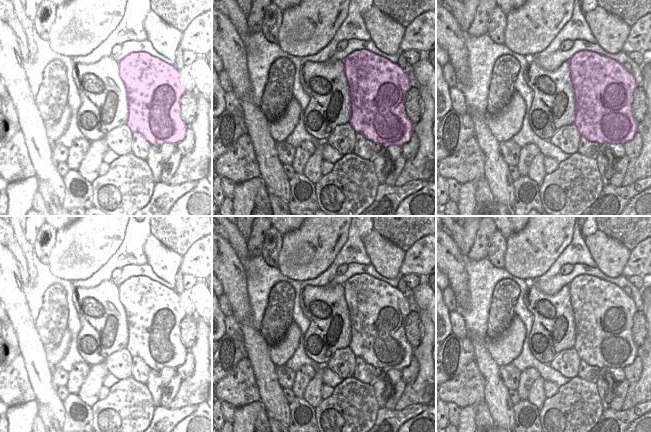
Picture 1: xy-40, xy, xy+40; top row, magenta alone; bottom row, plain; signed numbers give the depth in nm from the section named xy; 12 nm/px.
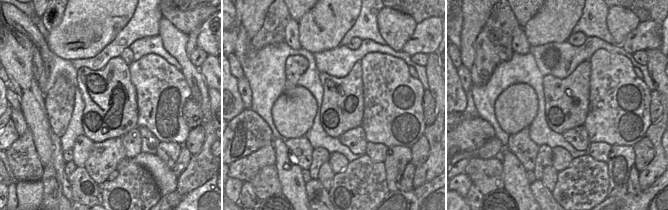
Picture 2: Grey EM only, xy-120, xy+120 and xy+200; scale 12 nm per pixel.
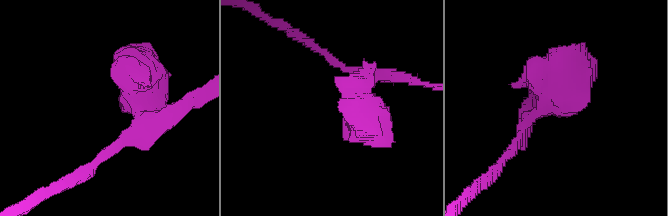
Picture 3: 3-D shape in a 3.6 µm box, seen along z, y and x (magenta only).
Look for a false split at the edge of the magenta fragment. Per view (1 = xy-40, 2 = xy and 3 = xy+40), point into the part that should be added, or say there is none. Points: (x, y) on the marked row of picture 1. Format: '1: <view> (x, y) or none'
1: none
2: none
3: none

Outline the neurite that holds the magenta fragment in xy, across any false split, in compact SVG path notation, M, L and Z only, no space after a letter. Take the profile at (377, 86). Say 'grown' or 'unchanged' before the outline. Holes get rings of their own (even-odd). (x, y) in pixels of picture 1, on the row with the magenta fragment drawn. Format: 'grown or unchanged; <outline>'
unchanged; M364 49L344 59L344 72L351 96L352 116L349 123L356 133L381 145L402 146L411 138L413 124L405 114L404 96L411 84L397 64Z

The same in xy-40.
unchanged; M132 52L119 61L119 75L127 90L128 120L132 132L144 136L150 145L171 143L176 145L185 138L189 127L180 117L180 98L186 91L179 80L179 70L146 52Z

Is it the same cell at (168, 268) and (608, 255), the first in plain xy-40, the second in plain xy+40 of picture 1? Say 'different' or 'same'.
same

